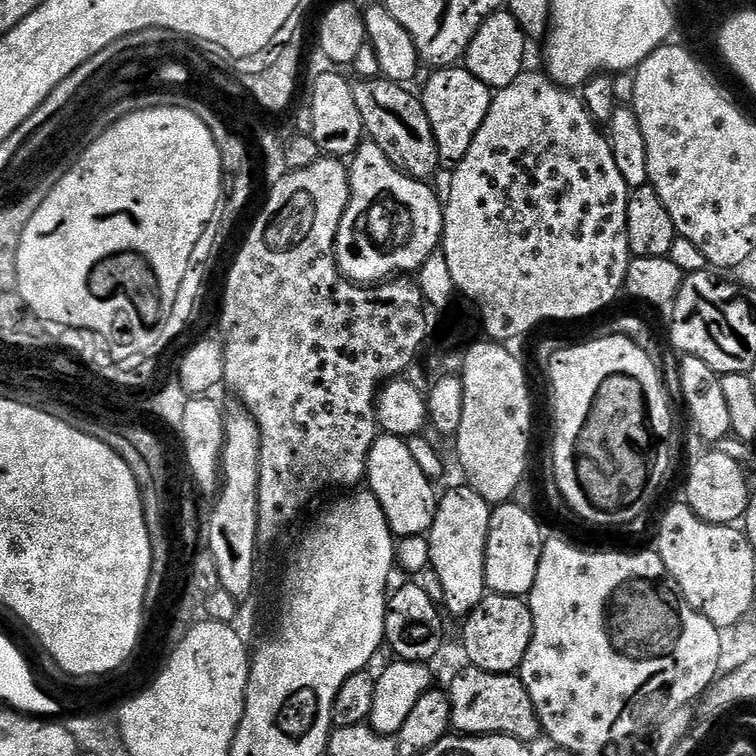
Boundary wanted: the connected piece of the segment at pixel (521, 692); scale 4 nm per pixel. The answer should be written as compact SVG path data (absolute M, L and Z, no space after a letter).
M467 667L462 672L457 672L451 677L452 685L446 688L450 698L450 710L452 711L452 728L457 733L466 736L509 736L515 740L533 742L541 739L542 729L540 719L534 710L534 702L526 690L526 686L516 674L494 674L481 668Z

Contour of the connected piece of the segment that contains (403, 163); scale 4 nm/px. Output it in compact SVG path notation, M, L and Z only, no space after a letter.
M377 78L375 80L357 79L353 83L354 102L358 106L358 114L362 114L362 122L367 139L390 158L390 162L406 176L415 176L417 180L427 181L428 176L442 168L438 154L438 142L434 138L434 130L430 126L430 118L426 118L423 99L411 92L411 87L396 84L393 80Z

